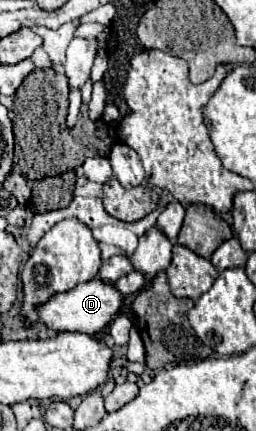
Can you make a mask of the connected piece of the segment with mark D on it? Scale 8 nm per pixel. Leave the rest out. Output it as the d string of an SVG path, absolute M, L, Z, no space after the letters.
M93 278L89 282L77 284L69 292L55 294L49 302L39 306L37 310L39 310L41 322L45 322L47 328L53 328L57 332L95 334L115 318L115 314L119 312L121 302L123 302L123 296L119 294L119 290L115 290L115 284L103 282L101 278Z

